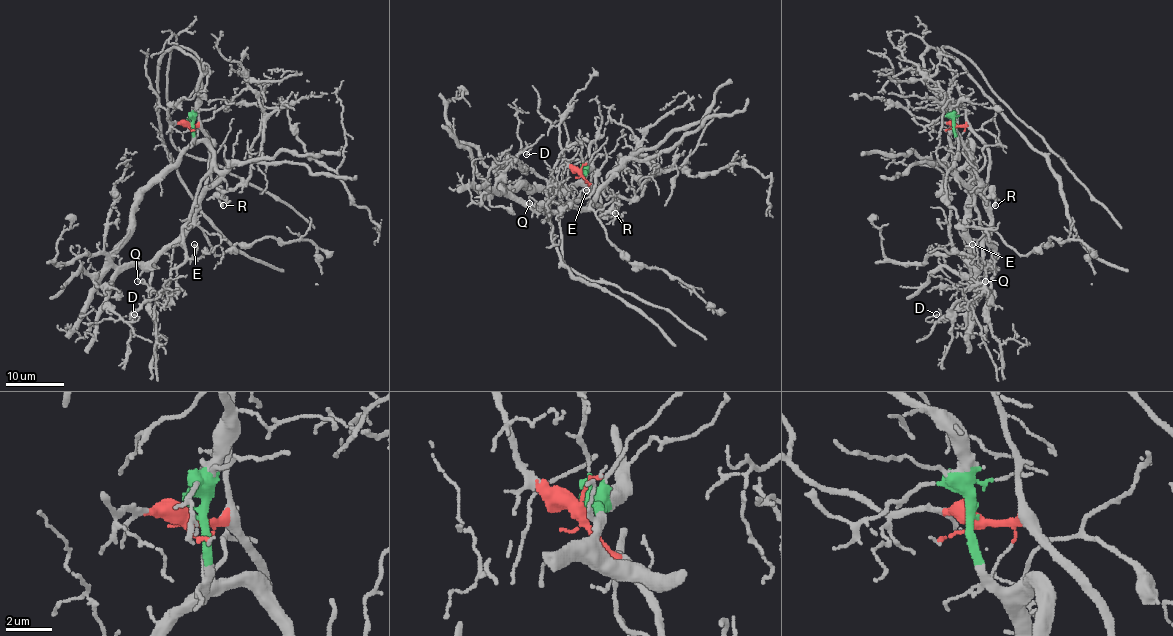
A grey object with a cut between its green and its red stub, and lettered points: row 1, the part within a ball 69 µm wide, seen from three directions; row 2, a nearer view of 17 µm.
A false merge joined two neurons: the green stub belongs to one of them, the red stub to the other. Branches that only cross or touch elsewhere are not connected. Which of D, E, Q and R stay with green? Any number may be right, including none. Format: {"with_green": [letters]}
{"with_green": ["E", "R"]}

